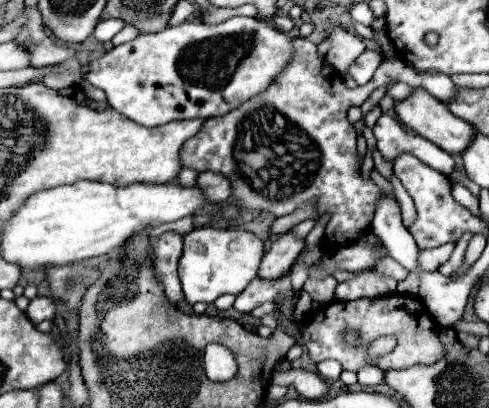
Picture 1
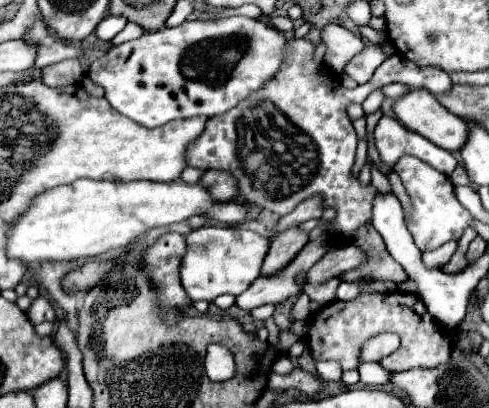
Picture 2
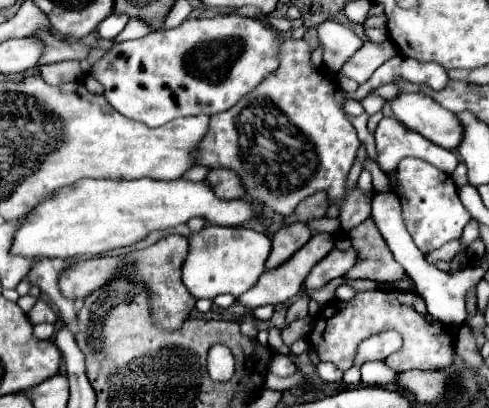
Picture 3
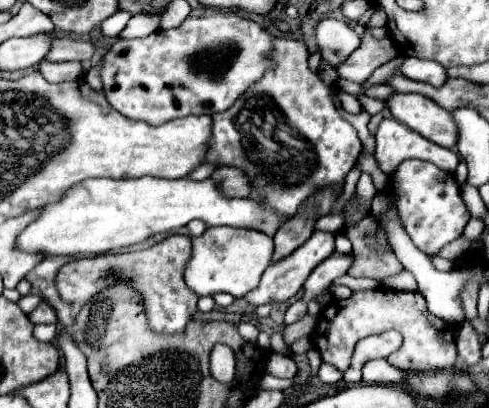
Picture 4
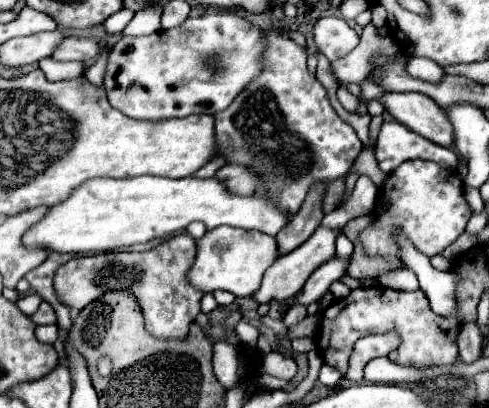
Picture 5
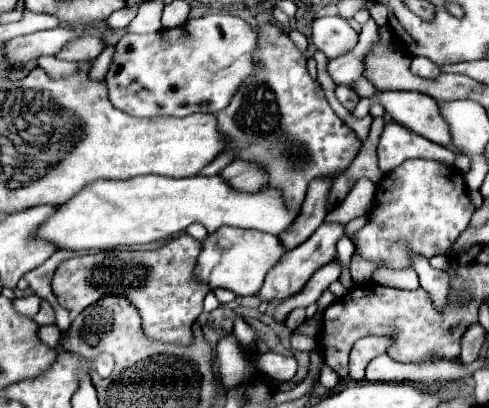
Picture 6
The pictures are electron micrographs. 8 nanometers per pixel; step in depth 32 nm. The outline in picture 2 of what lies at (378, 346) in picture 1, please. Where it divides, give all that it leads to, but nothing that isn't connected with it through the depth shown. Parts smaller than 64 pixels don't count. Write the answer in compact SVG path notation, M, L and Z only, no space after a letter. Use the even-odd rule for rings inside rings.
M392 332L379 334L363 344L361 347L361 360L363 362L378 362L392 354L400 346L400 338Z

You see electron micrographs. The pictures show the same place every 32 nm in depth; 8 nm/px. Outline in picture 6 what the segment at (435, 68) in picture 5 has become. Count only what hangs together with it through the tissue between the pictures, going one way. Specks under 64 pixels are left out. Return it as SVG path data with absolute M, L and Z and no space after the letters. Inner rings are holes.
M416 56L414 60L412 60L412 66L410 66L410 70L416 74L416 76L422 76L422 78L438 78L438 74L440 74L440 68L432 62L432 60L428 60L428 58L420 58L420 56Z

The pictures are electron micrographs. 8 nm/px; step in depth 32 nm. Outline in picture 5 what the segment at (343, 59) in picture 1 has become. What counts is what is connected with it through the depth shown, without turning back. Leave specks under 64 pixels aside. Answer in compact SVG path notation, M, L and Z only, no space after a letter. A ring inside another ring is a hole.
M328 16L314 24L314 42L318 50L332 62L358 46L358 34L348 26L346 20Z

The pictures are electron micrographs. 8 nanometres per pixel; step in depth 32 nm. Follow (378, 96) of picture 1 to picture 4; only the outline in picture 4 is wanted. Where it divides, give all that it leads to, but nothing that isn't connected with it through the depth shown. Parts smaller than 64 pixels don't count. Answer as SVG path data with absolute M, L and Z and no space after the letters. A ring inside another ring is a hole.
M360 96L358 100L360 100L360 104L364 106L364 110L366 110L368 114L378 114L378 112L384 110L384 102L382 102L382 100L368 98L368 96Z

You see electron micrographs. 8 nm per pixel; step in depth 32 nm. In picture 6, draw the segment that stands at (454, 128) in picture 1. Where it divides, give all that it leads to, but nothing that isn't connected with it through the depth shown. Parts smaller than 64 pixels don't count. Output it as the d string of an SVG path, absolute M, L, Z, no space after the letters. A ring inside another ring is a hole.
M378 90L374 96L370 98L360 98L360 102L356 104L356 108L352 110L354 118L364 118L370 114L370 106L372 104L380 104L384 106L384 110L394 118L394 122L398 122L400 126L416 132L418 136L424 136L436 144L446 146L450 142L450 130L448 124L444 122L444 118L438 112L438 104L436 100L432 100L430 96L424 96L420 92L392 92L392 90Z

